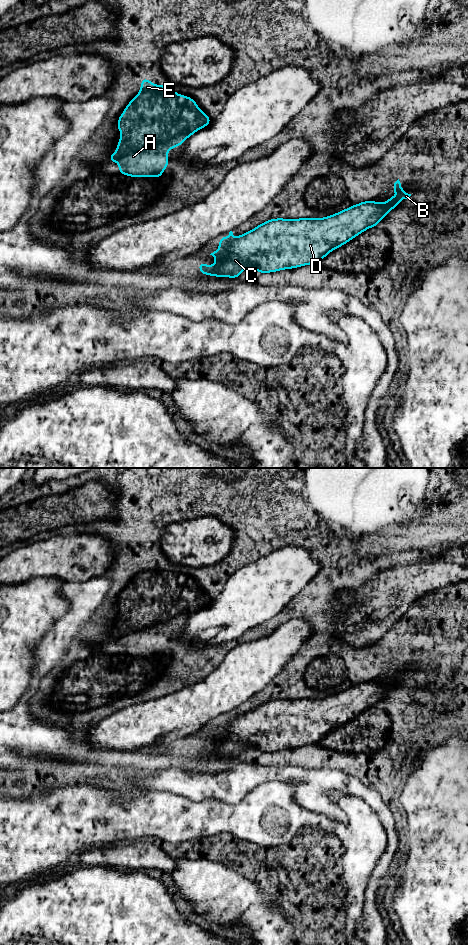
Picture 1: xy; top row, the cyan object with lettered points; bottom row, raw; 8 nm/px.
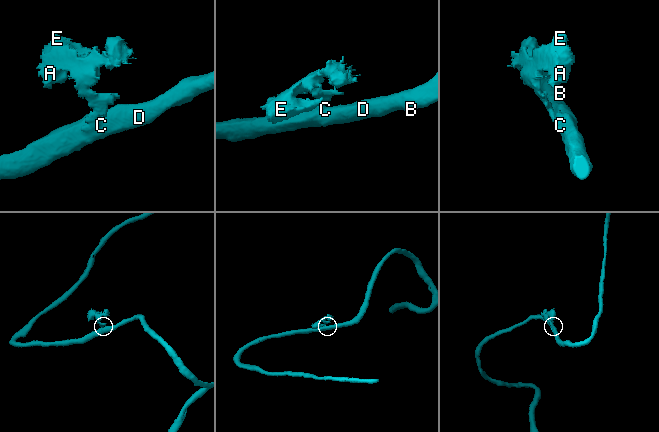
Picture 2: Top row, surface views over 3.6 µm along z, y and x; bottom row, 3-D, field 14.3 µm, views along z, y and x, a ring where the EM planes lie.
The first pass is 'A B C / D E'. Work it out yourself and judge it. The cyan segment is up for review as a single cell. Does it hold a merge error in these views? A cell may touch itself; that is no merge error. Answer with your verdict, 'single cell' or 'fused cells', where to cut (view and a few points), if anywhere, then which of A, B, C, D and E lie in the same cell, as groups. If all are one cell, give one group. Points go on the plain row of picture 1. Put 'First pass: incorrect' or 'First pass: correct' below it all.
fused cells | xy (234, 718), (226, 726), (221, 742), (207, 755) | A E / B C D
First pass: incorrect

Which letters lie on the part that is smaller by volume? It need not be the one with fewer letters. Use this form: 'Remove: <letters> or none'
Remove: A, E

